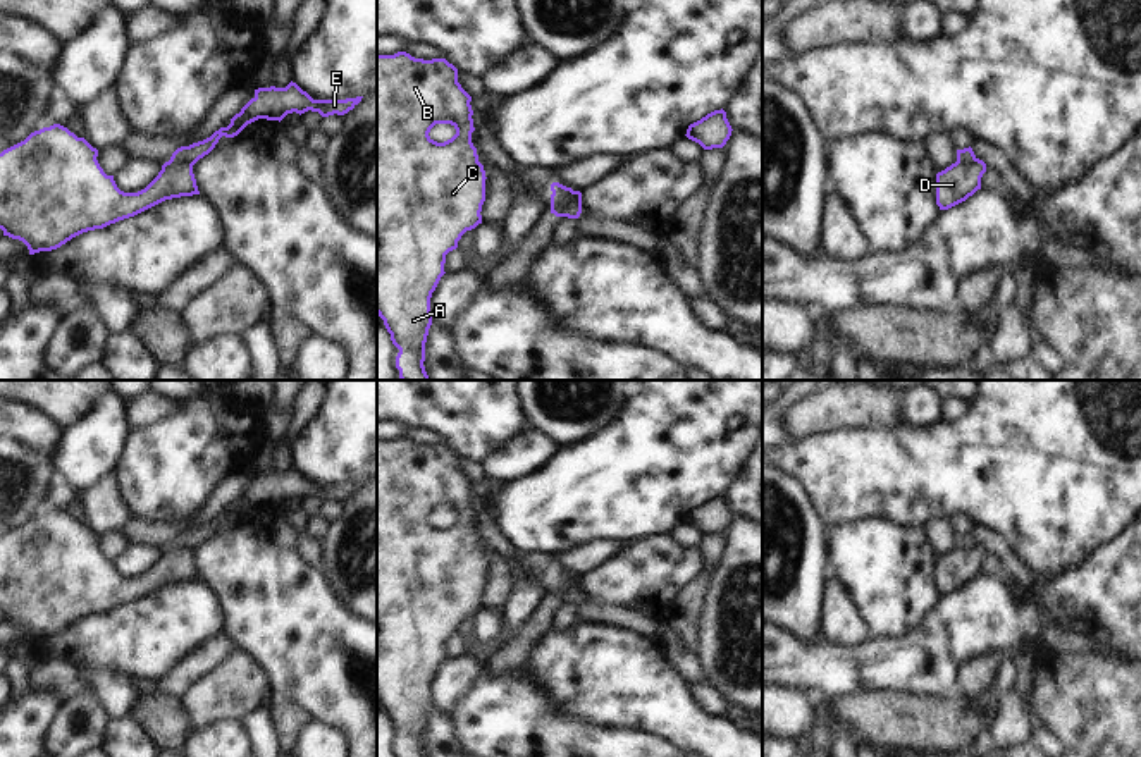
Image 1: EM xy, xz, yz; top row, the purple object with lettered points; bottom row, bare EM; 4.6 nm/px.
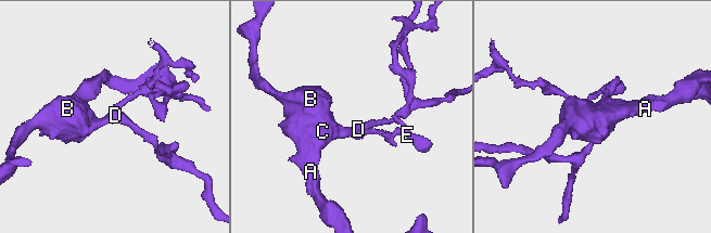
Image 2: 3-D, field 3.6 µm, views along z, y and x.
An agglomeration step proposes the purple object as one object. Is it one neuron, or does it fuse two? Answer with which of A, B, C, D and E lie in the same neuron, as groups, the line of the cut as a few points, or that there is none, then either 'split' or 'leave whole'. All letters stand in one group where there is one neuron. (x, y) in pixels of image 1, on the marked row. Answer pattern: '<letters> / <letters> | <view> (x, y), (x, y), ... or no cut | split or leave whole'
A B C D / E | xy (169, 160), (190, 160), (193, 164) | split

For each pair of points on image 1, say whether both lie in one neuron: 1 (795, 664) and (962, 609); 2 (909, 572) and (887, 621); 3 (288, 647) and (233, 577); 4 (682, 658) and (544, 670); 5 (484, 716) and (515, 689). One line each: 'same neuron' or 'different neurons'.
1: same neuron
2: same neuron
3: same neuron
4: different neurons
5: same neuron

